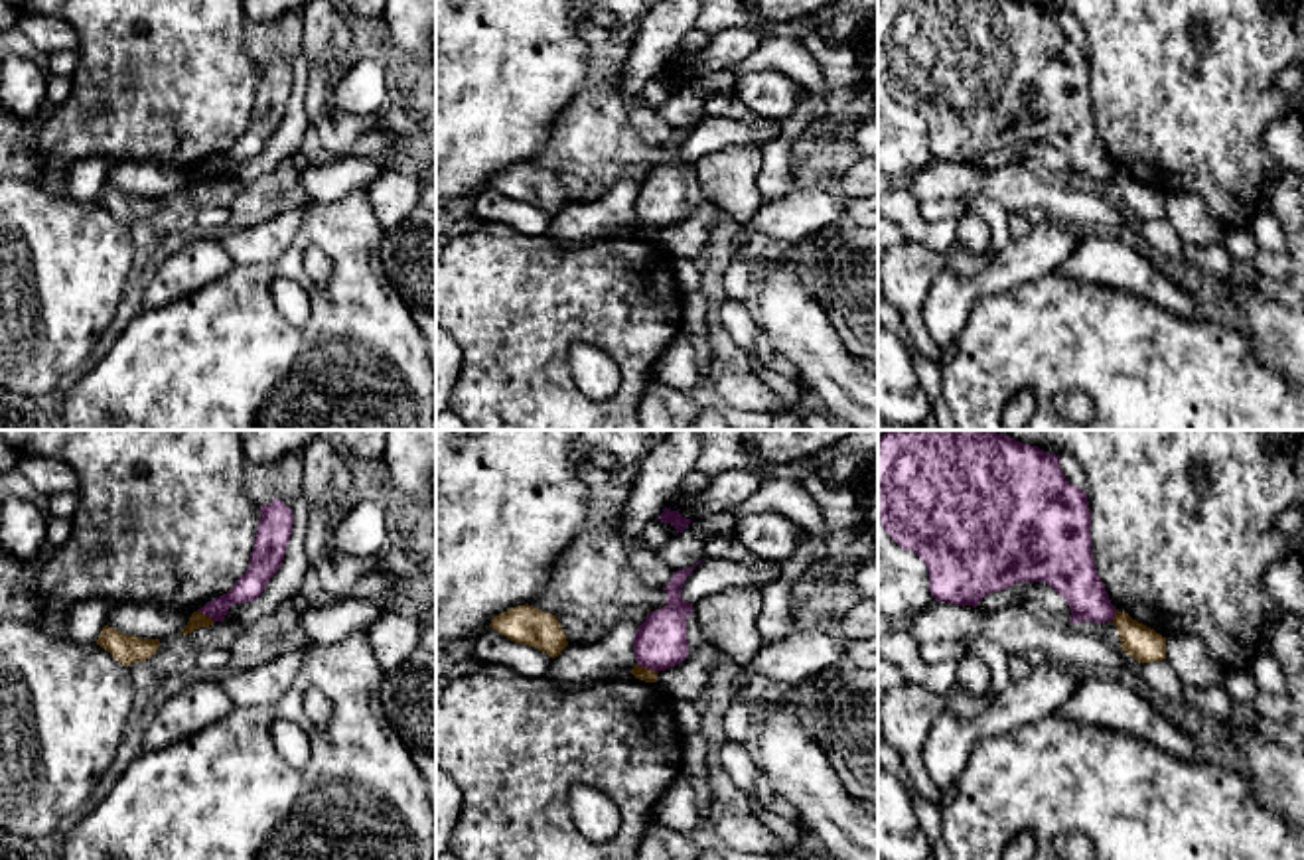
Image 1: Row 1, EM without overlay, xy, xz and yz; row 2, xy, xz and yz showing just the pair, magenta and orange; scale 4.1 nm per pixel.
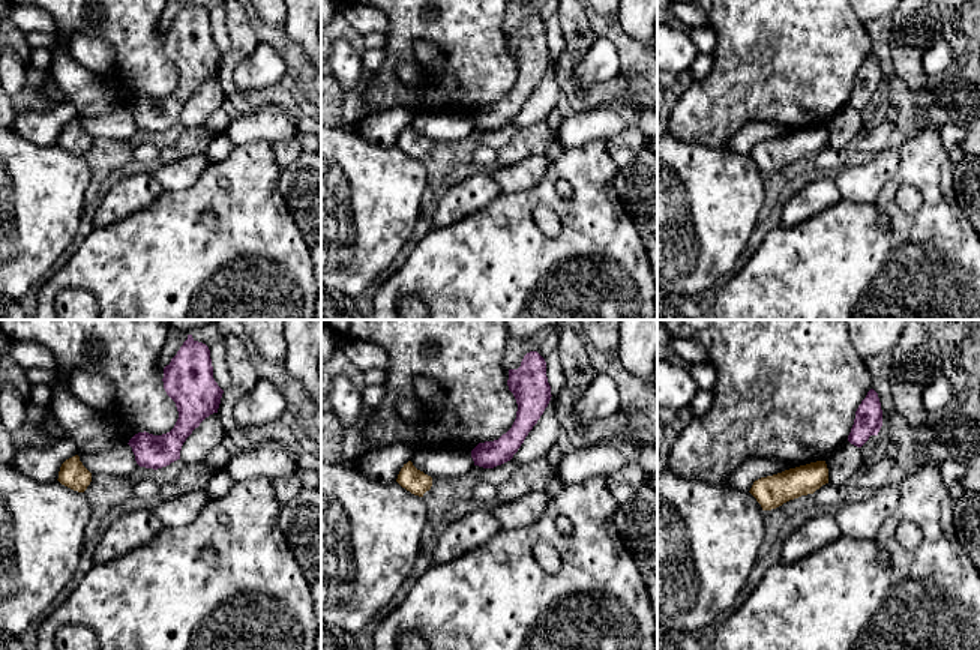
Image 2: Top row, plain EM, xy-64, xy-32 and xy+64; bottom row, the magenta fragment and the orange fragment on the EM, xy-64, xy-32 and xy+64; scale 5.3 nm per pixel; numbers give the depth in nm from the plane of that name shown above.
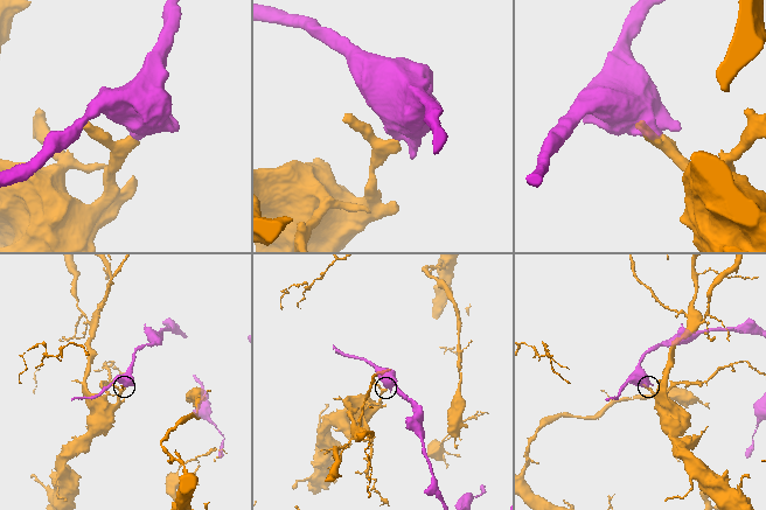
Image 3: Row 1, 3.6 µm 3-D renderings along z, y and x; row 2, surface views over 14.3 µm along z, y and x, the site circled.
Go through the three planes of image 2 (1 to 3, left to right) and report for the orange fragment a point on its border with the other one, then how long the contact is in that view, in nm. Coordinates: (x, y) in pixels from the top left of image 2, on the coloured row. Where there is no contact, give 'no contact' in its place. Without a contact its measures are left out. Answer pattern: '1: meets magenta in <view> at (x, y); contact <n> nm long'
1: no contact
2: no contact
3: no contact

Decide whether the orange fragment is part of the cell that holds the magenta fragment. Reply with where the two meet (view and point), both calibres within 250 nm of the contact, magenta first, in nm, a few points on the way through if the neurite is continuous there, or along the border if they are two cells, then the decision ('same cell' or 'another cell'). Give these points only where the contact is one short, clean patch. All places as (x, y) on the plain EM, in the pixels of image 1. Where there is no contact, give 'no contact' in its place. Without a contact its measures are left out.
meets magenta in xz at (648, 225); 220 nm thick on the magenta side, 60 nm on the other; border along xz (638, 221), (655, 231); another cell

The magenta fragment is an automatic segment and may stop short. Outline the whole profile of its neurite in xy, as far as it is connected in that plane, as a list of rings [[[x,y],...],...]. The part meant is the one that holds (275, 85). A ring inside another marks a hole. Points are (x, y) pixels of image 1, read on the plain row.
[[[280,57],[260,63],[260,79],[249,128],[227,152],[207,160],[197,170],[211,176],[213,179],[223,179],[233,162],[256,158],[284,118],[284,110],[292,93],[292,81],[292,69]]]

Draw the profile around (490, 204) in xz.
[[[493,185],[477,193],[473,213],[481,221],[505,223],[525,235],[546,235],[554,219],[535,205],[507,197]]]

